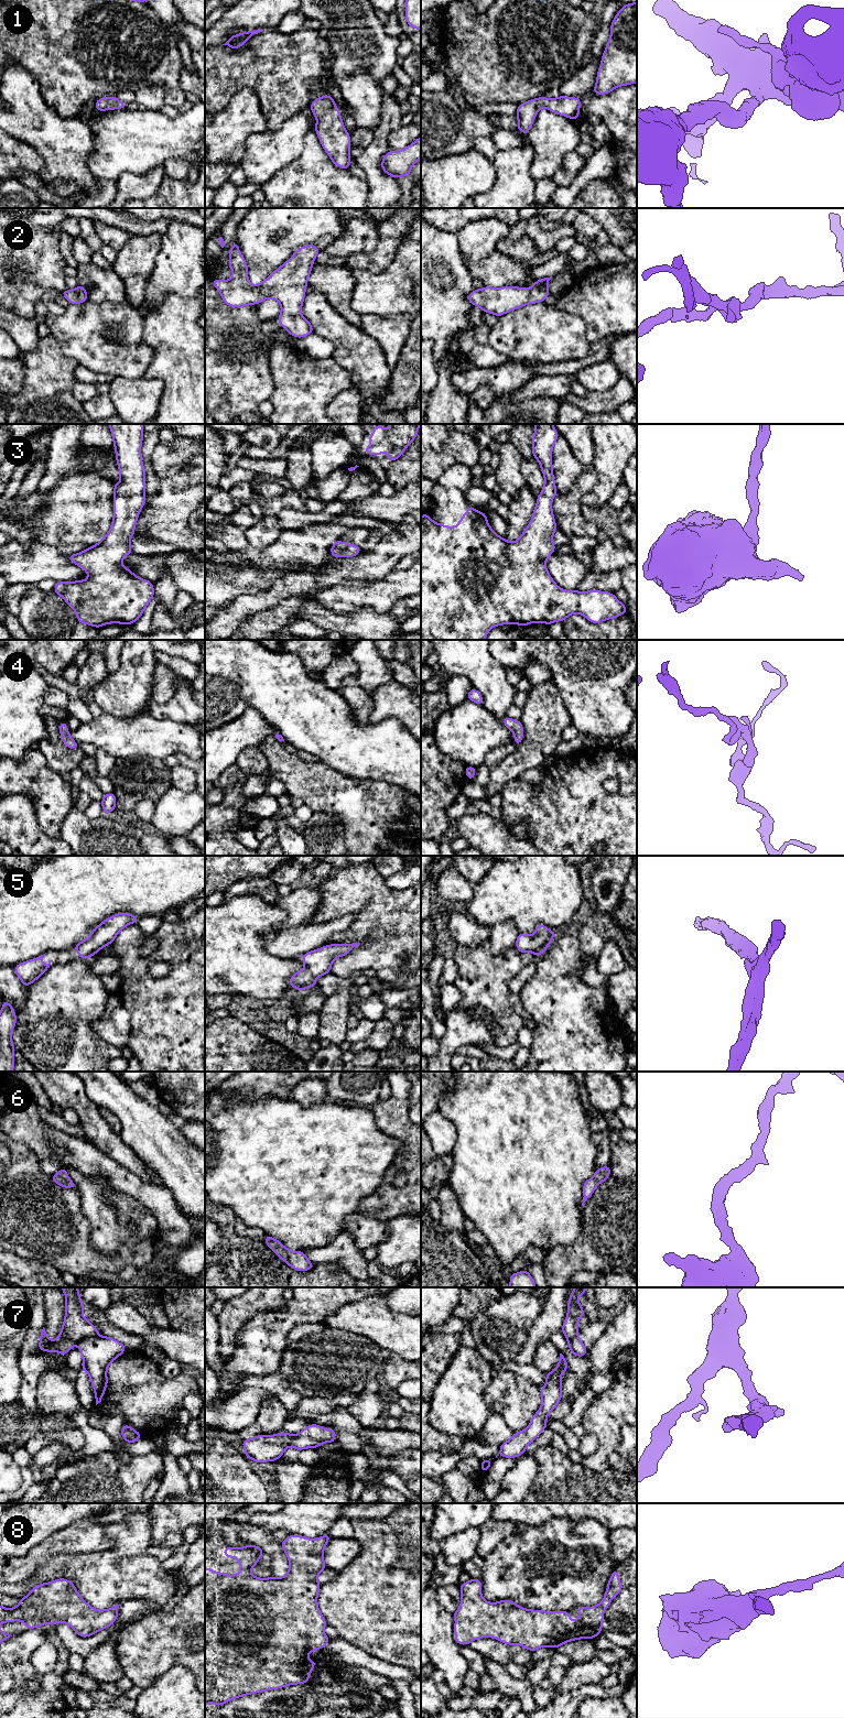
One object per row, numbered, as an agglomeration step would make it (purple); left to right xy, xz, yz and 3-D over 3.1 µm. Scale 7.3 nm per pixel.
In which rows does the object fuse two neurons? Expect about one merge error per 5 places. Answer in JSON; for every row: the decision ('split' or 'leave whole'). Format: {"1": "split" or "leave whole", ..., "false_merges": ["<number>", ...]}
{"1": "leave whole", "2": "leave whole", "3": "leave whole", "4": "leave whole", "5": "leave whole", "6": "leave whole", "7": "split", "8": "leave whole", "false_merges": ["7"]}

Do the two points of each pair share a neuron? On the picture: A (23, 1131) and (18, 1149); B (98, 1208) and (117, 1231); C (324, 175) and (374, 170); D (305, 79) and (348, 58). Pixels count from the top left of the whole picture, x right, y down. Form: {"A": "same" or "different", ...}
{"A": "different", "B": "same", "C": "different", "D": "different"}

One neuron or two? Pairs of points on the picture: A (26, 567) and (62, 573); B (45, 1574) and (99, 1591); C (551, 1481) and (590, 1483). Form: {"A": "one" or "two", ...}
{"A": "one", "B": "one", "C": "one"}

